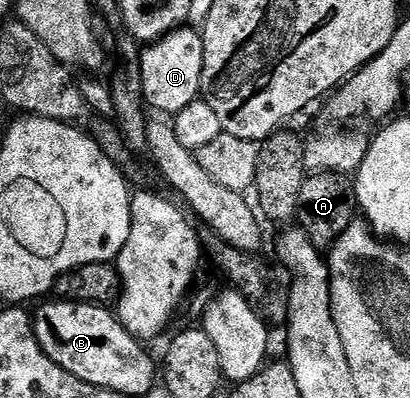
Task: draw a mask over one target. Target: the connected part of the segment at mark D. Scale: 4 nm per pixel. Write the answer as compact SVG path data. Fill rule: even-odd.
M188 25L162 36L157 42L151 42L140 52L139 62L141 65L141 80L143 81L143 93L146 104L157 111L162 111L162 116L174 117L181 110L187 108L201 95L201 78L203 77L203 41L202 32L193 30Z

